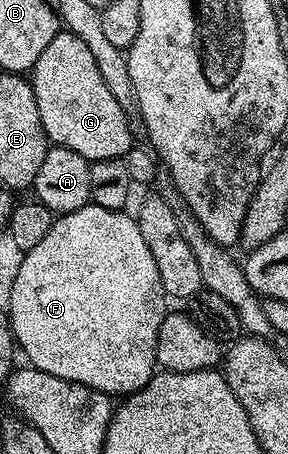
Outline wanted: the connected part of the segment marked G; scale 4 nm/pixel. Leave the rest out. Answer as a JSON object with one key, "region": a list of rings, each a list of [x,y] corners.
{"region":[[[67,31],[57,33],[46,51],[38,55],[34,67],[30,70],[30,80],[34,99],[38,103],[38,115],[42,119],[42,127],[46,131],[52,145],[61,145],[70,151],[78,151],[89,163],[115,157],[127,158],[134,148],[134,138],[128,126],[128,117],[118,107],[118,99],[110,95],[110,87],[106,87],[102,74],[98,72],[98,63],[94,63],[94,55],[90,55],[90,47],[78,39],[78,35]]]}

